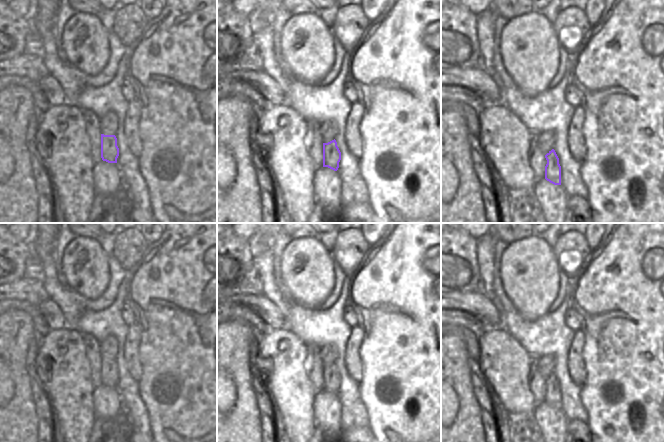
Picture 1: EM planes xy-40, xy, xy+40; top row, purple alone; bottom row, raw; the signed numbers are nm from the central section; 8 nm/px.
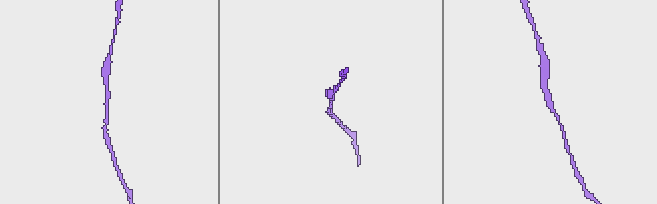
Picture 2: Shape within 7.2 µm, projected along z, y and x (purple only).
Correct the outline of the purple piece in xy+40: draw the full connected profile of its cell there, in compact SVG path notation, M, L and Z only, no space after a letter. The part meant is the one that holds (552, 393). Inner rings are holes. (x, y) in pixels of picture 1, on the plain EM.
M554 373L549 375L545 382L547 388L545 390L545 403L554 409L561 409L561 390L559 382Z

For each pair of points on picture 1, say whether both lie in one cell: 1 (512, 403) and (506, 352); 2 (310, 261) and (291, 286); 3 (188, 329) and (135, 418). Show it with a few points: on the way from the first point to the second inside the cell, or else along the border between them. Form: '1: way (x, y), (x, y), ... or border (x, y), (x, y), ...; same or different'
1: way (512, 390), (506, 373), (506, 365); same
2: way (306, 267), (306, 271), (297, 280); same
3: border (138, 381), (138, 393), (146, 408), (150, 425); different

